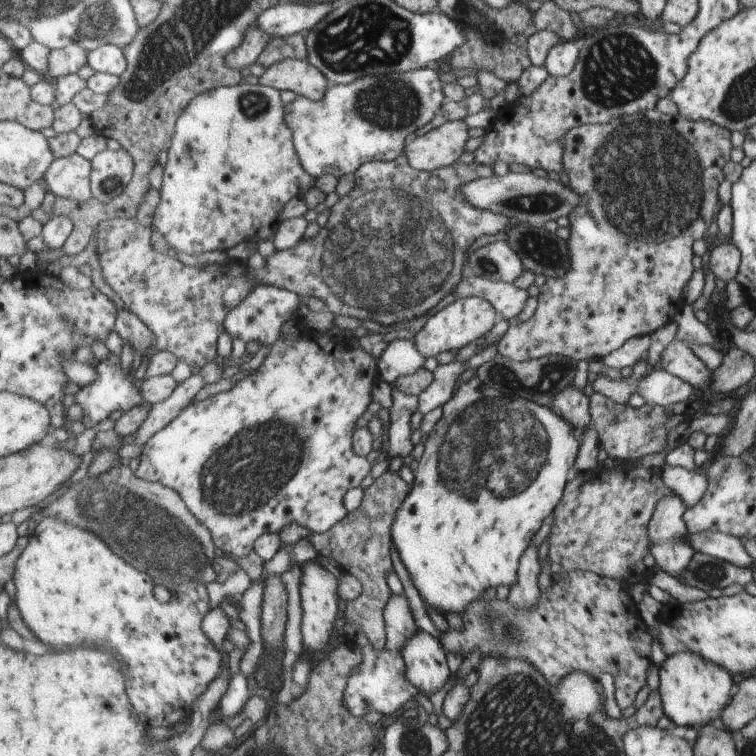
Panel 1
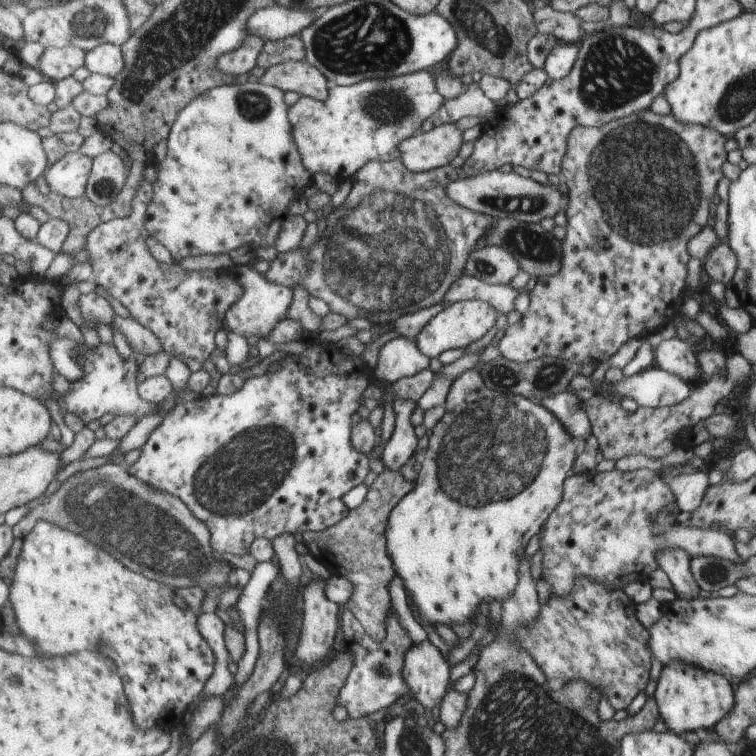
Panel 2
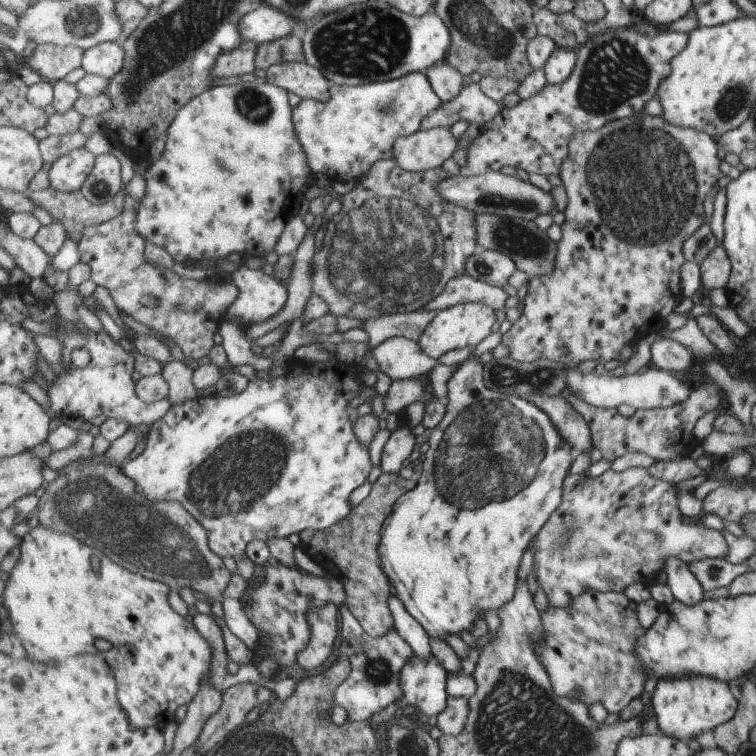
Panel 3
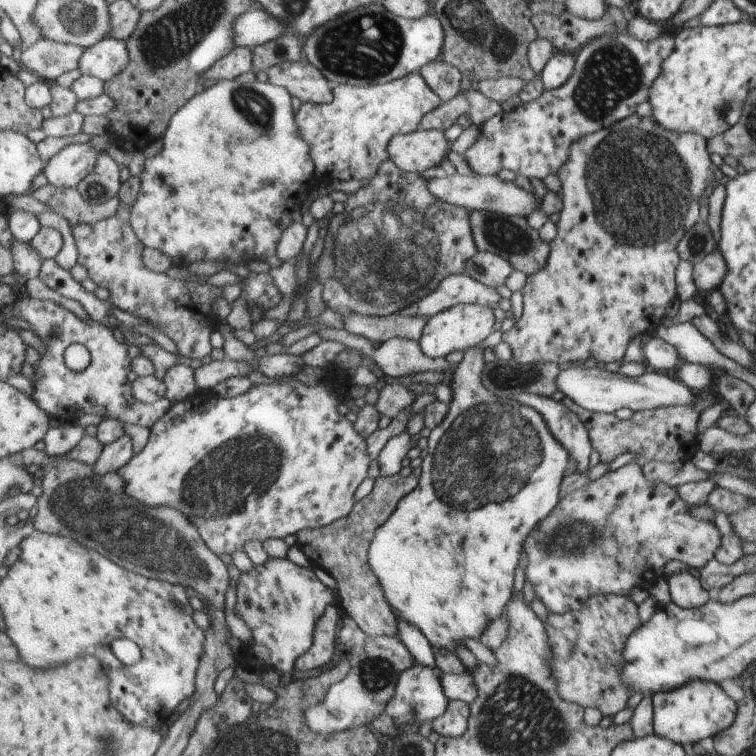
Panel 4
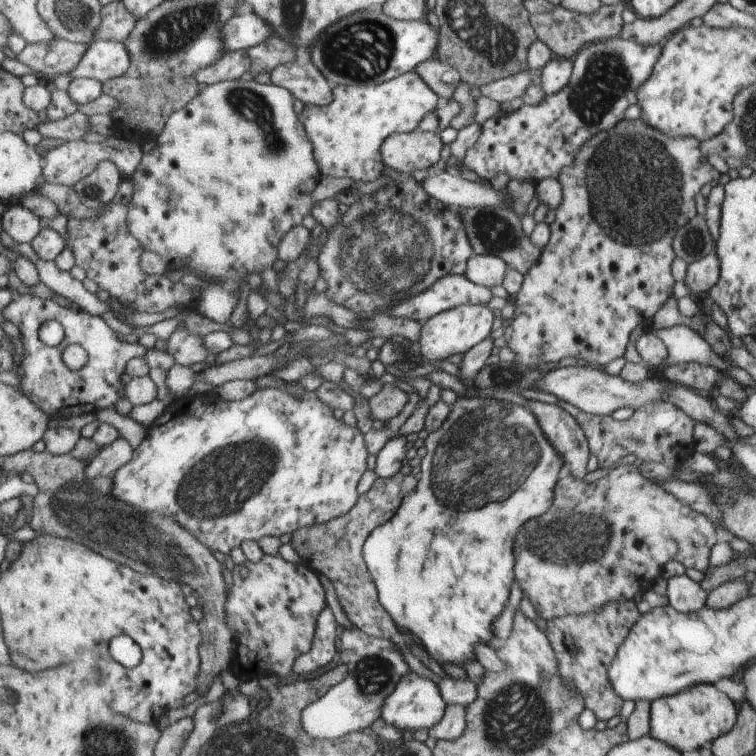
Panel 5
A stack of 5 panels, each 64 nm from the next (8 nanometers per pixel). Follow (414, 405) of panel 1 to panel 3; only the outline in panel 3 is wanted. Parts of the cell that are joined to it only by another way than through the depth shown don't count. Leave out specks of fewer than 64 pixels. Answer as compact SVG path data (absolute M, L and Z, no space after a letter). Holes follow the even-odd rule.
M401 424L389 435L380 455L380 472L398 473L401 464L417 446L406 424Z

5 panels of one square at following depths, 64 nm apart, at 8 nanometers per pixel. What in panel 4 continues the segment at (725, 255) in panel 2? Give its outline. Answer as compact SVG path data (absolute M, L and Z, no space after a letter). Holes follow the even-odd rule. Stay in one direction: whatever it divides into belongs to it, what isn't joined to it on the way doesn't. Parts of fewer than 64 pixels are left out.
M717 248L692 266L691 279L699 292L715 291L724 275L725 266Z

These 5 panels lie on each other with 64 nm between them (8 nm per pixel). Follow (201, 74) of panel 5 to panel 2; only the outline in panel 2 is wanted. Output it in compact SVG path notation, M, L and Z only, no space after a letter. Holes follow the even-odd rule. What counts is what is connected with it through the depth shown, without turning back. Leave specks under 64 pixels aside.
M247 35L239 48L218 58L219 72L228 76L249 73L257 63L264 41L259 36Z

